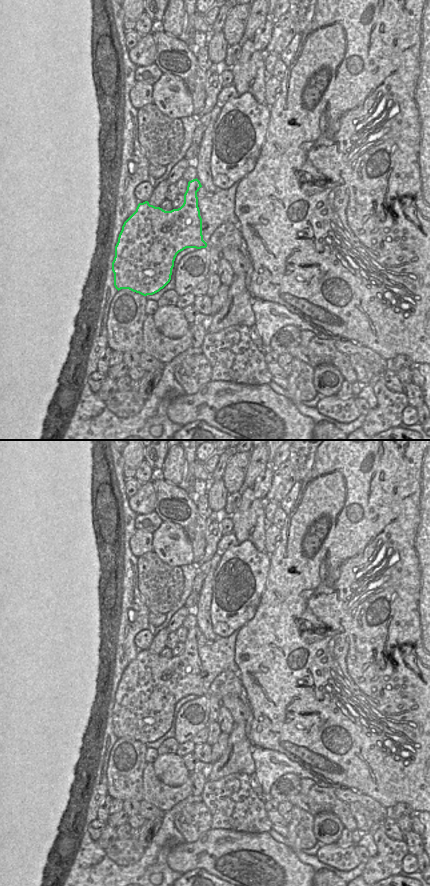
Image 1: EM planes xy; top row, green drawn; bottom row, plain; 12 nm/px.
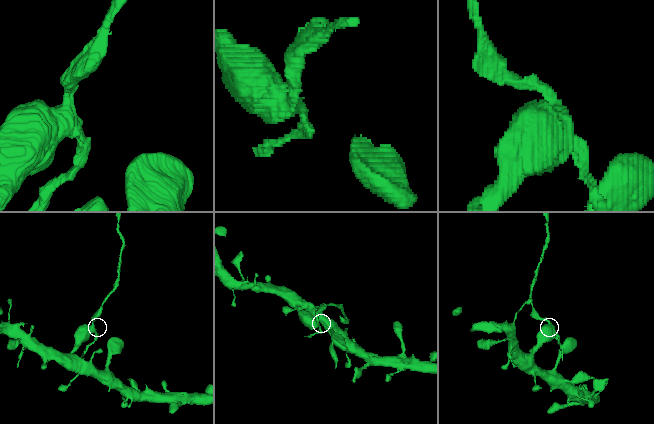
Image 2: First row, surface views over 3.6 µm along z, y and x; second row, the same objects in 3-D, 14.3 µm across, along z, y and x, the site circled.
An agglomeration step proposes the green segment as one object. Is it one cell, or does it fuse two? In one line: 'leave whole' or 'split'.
split

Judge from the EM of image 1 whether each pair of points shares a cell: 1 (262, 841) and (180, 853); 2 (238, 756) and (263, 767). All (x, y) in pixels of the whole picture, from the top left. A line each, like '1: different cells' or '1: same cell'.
1: same cell
2: different cells

